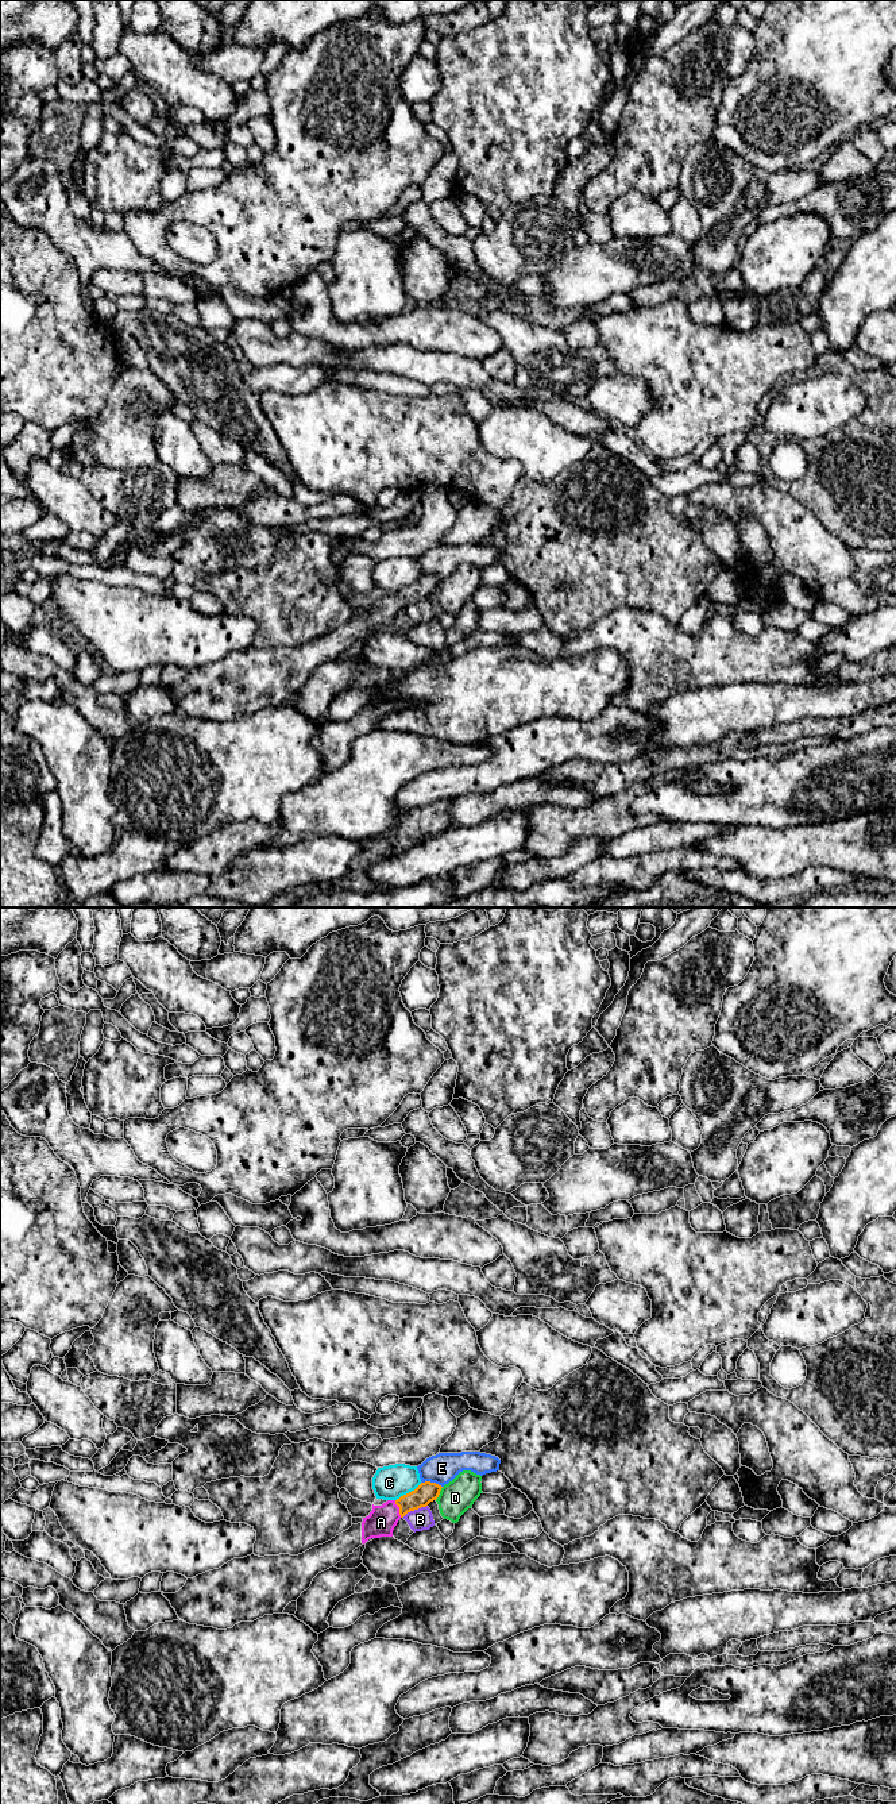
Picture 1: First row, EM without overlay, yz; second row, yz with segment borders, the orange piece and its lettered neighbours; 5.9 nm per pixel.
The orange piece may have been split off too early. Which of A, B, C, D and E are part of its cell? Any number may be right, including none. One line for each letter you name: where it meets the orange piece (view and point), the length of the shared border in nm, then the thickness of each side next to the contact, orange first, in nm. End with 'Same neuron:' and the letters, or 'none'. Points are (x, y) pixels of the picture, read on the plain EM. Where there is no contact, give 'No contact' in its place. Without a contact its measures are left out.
A: Touches orange at yz (400, 601). Shared border 110 nm. Thickness 120 nm (orange) against 170 nm
Same neuron: A

